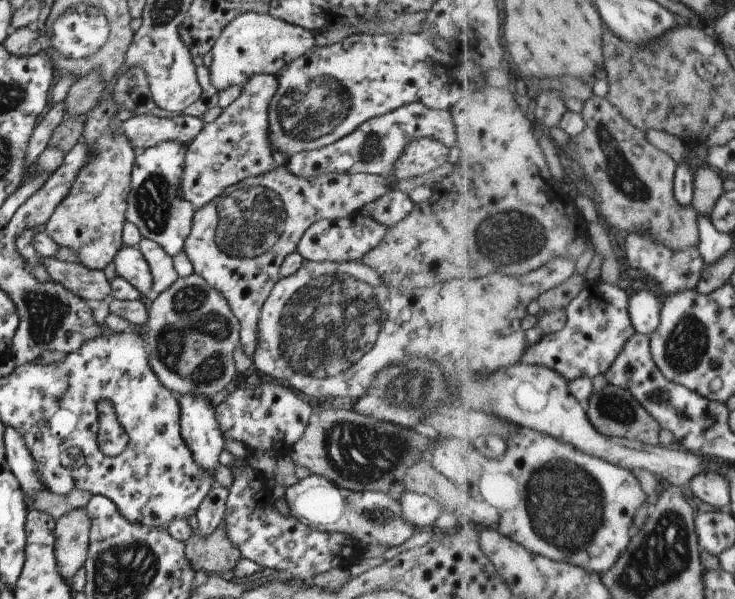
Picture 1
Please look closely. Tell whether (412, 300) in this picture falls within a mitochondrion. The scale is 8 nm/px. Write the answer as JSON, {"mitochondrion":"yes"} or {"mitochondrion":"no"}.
{"mitochondrion":"no"}

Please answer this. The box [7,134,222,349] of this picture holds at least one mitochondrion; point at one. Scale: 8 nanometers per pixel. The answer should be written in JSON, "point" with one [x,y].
{"point":[47,313]}

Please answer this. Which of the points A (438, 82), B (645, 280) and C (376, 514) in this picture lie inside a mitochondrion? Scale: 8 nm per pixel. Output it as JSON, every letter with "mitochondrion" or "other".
{"A":"other","B":"other","C":"mitochondrion"}

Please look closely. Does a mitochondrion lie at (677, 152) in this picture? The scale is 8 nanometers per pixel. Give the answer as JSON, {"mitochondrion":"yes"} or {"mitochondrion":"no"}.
{"mitochondrion":"no"}

